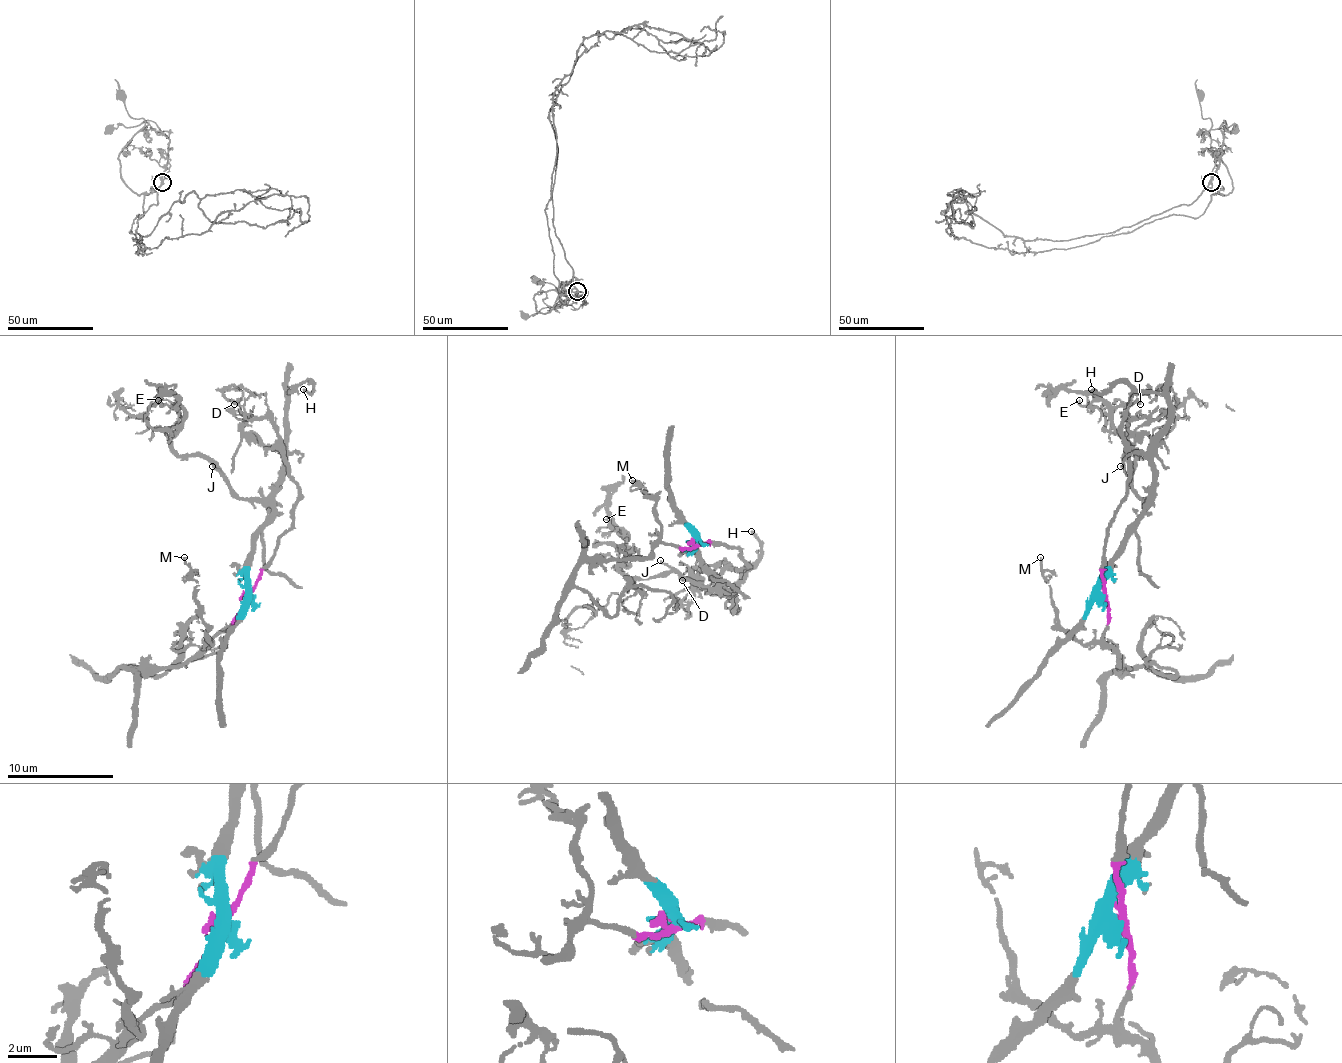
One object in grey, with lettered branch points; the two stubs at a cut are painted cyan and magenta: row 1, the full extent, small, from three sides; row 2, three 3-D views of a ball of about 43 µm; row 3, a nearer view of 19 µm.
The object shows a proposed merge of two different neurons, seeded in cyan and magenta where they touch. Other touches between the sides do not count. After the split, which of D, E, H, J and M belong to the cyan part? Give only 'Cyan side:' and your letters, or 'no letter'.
Cyan side: E, H, J

